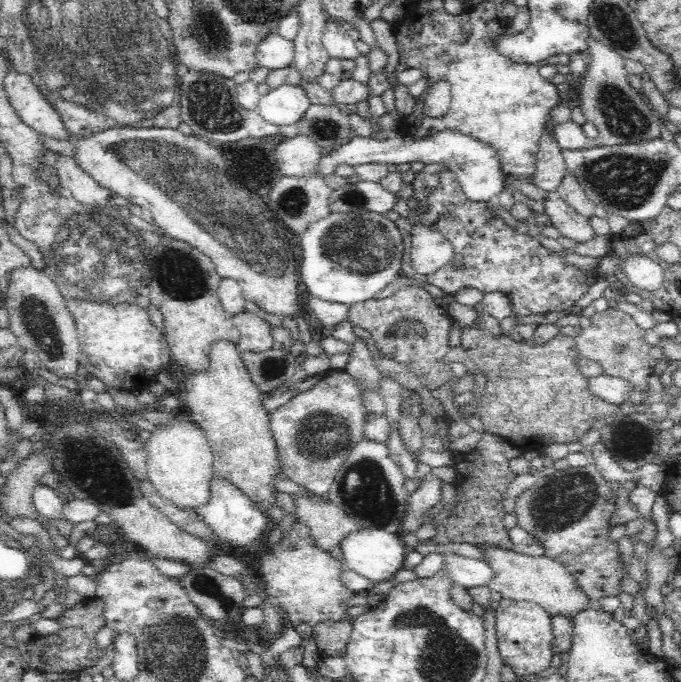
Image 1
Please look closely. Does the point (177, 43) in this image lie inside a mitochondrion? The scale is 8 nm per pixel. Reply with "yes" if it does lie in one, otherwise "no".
yes

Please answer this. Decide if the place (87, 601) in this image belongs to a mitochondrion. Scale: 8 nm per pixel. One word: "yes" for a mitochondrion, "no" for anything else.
no

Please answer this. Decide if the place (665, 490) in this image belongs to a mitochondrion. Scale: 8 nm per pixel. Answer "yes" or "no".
no

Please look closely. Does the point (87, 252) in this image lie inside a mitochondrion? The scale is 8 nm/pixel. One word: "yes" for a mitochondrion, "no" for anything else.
yes

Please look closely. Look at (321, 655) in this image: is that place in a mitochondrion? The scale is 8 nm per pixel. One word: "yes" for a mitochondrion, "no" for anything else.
no

